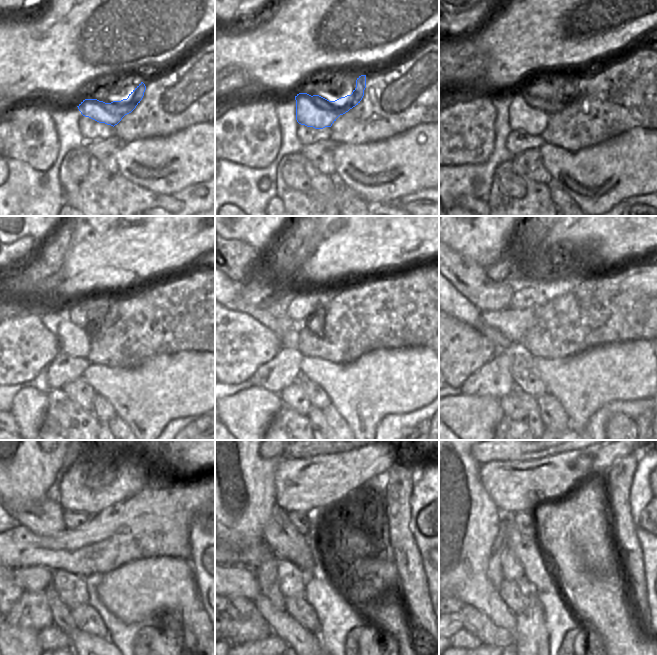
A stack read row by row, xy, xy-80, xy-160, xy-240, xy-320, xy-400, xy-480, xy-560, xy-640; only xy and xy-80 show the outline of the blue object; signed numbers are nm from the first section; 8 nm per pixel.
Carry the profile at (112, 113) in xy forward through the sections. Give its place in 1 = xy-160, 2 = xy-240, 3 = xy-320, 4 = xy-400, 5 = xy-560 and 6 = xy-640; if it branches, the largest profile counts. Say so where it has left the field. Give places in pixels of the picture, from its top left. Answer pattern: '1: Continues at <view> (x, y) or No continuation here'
1: Continues at xy-160 (529, 109)
2: Continues at xy-240 (89, 314)
3: Continues at xy-320 (303, 304)
4: Continues at xy-400 (528, 297)
5: Continues at xy-560 (302, 521)
6: Continues at xy-640 (525, 522).

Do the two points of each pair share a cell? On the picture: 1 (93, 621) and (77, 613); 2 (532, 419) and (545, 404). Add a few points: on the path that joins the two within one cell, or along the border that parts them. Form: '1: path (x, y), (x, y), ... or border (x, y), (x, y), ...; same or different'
1: path (89, 621), (81, 614); same
2: border (535, 399), (540, 419), (546, 428); different

